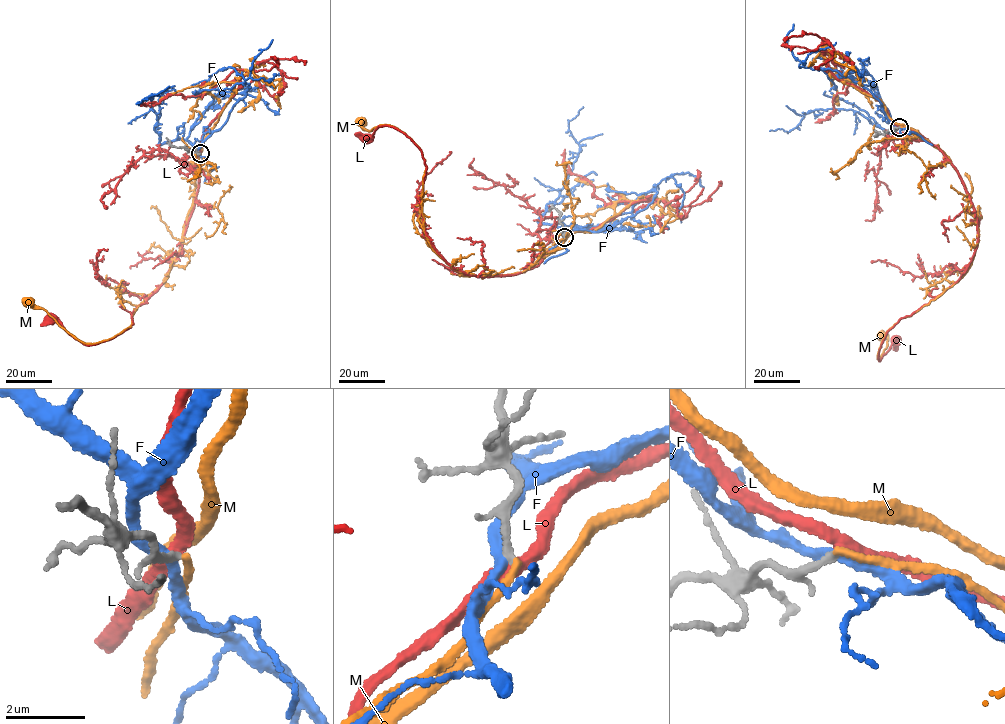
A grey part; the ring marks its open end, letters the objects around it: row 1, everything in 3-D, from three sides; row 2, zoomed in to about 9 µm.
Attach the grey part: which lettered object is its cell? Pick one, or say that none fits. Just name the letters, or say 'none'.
M

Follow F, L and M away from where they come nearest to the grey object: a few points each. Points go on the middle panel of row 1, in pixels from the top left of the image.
F: (563, 237), (572, 230), (608, 229), (634, 215), (653, 200), (658, 184), (635, 200), (601, 205)
L: (564, 237), (539, 264), (512, 275), (457, 269), (425, 229), (421, 150), (392, 127), (367, 137)
M: (564, 237), (521, 272), (458, 271), (425, 236), (421, 149), (397, 129), (369, 131), (361, 120)

